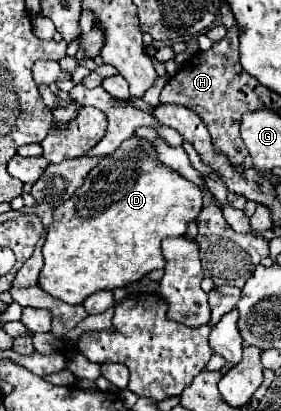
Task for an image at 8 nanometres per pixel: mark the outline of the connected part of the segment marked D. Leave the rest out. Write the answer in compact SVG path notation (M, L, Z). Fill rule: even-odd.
M131 135L121 143L117 151L105 155L93 171L89 171L83 185L67 199L61 207L53 211L53 223L47 231L43 245L45 267L39 275L39 285L43 291L61 299L65 303L83 303L91 293L101 289L125 287L139 281L153 269L165 267L165 257L161 253L161 241L165 237L183 237L191 221L197 219L203 209L201 189L179 175L175 169L163 165L157 157L157 147L151 141Z

